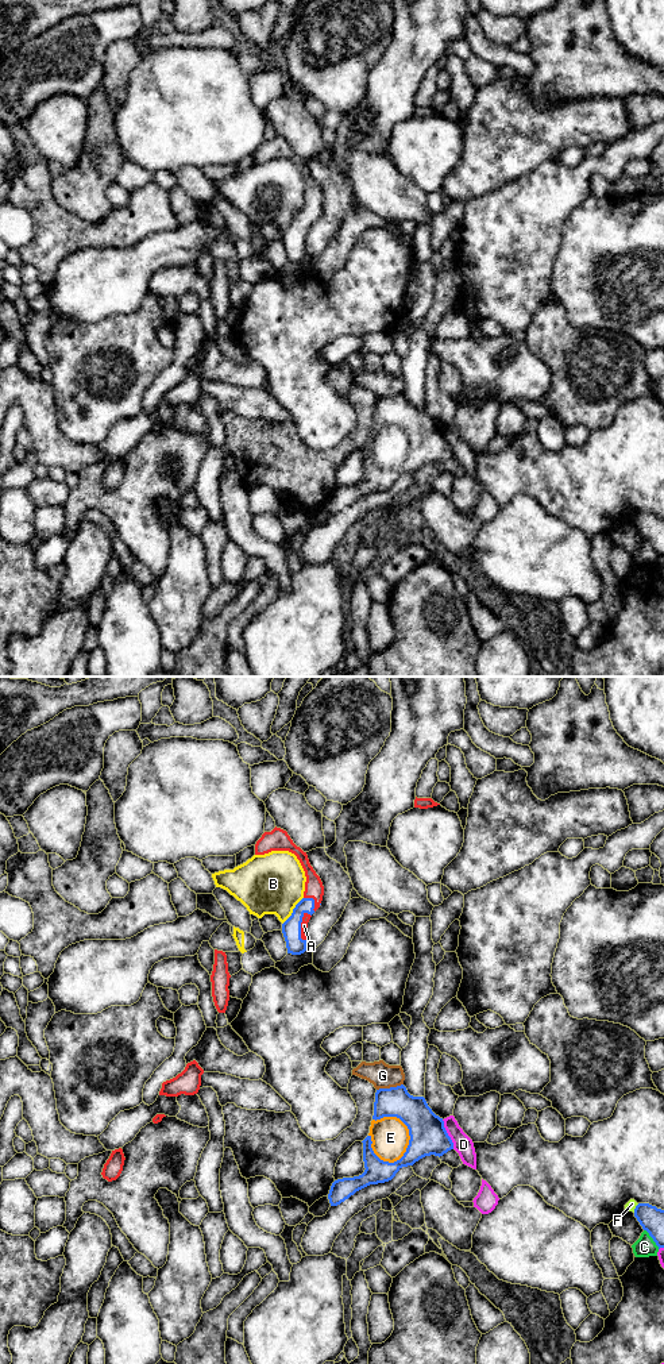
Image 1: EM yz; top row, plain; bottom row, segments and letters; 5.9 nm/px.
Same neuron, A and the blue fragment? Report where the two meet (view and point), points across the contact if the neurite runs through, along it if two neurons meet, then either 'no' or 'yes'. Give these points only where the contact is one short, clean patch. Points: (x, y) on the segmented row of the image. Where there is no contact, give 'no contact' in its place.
meets blue in yz at (300, 927); yes

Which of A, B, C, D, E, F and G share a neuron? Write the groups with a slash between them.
A E / B / C / D / F / G

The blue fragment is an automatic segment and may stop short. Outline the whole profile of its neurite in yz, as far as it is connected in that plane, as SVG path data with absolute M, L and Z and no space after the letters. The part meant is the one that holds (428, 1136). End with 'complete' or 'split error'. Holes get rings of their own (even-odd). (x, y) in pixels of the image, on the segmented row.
M404 1084L377 1090L370 1133L362 1143L366 1170L359 1176L343 1178L332 1183L328 1194L331 1206L340 1205L370 1184L391 1180L402 1167L413 1165L425 1156L440 1157L453 1149L443 1118L432 1111L424 1097L410 1095Z; split error

